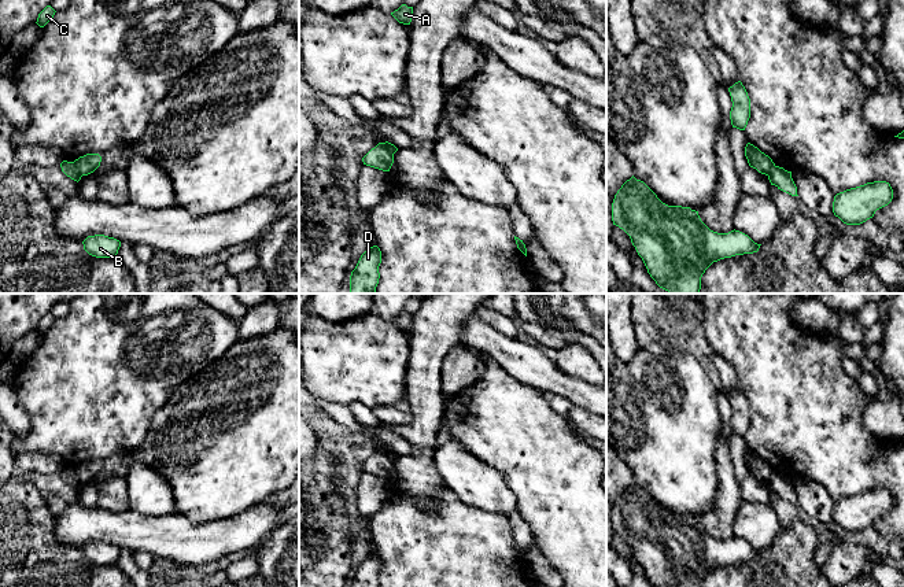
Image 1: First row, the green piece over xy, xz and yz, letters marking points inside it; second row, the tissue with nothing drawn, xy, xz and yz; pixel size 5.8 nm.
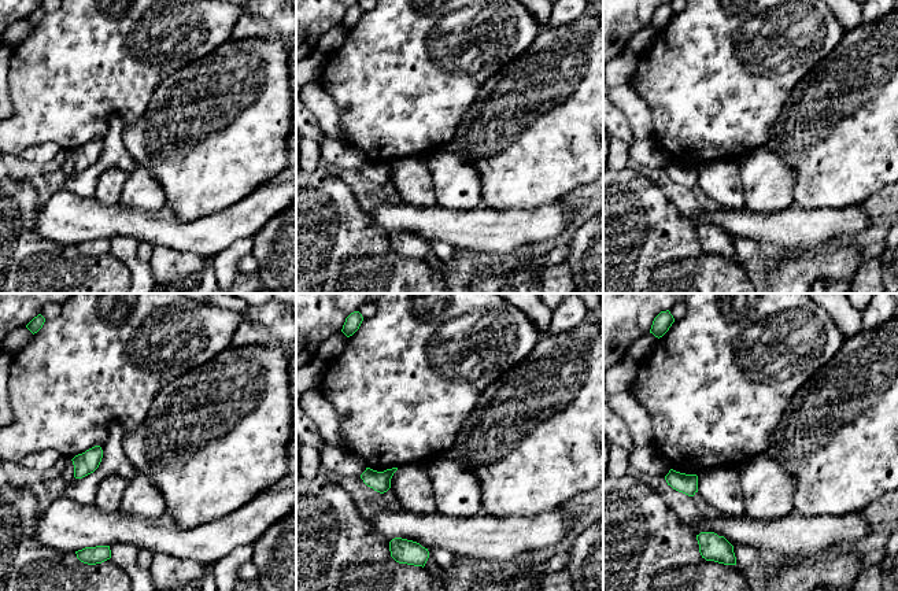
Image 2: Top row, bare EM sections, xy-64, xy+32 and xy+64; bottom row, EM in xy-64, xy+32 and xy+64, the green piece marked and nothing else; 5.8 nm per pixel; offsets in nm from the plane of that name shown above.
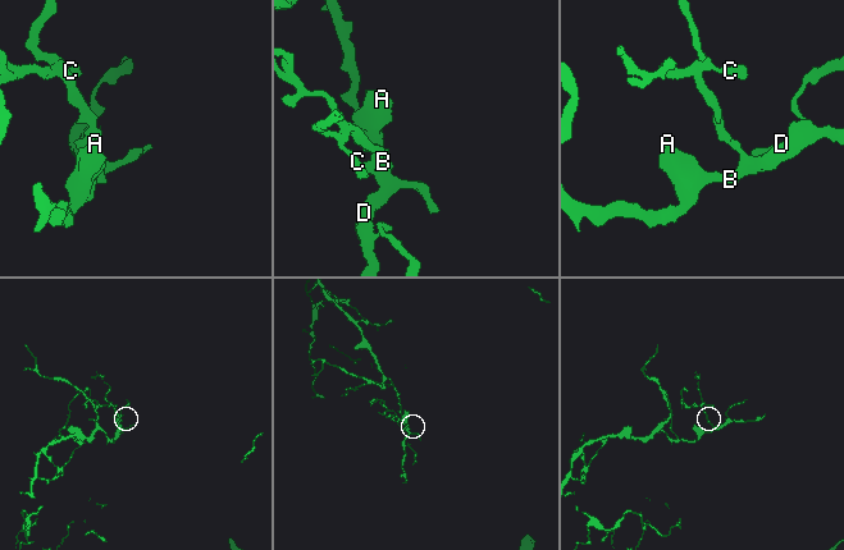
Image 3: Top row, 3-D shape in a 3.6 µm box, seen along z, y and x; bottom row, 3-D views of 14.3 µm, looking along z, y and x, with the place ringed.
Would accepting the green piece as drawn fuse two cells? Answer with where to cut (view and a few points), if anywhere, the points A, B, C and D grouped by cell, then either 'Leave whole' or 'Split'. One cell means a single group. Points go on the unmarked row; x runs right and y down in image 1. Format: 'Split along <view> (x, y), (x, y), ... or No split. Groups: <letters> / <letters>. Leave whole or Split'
Split along xy (73, 469), (81, 483). Groups: A B D / C. Split

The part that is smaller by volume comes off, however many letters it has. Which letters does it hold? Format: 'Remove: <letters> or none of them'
Remove: C

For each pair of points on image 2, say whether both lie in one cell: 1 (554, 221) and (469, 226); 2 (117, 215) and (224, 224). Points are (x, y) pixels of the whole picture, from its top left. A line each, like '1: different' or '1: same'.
1: same
2: same

